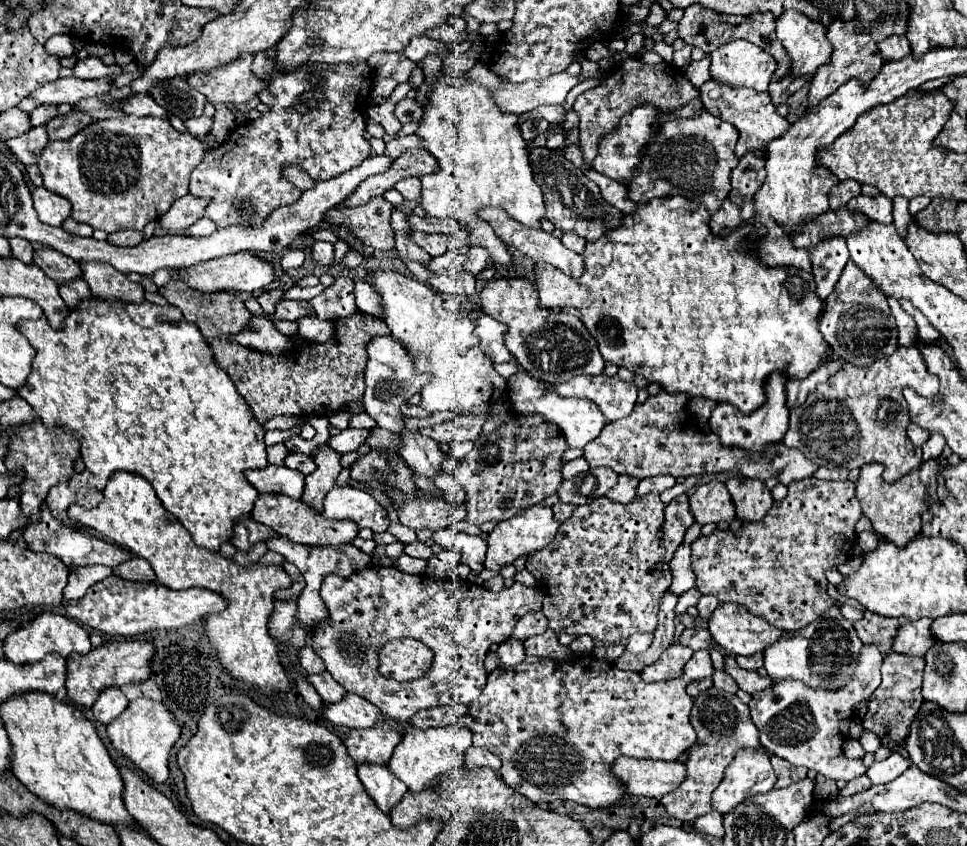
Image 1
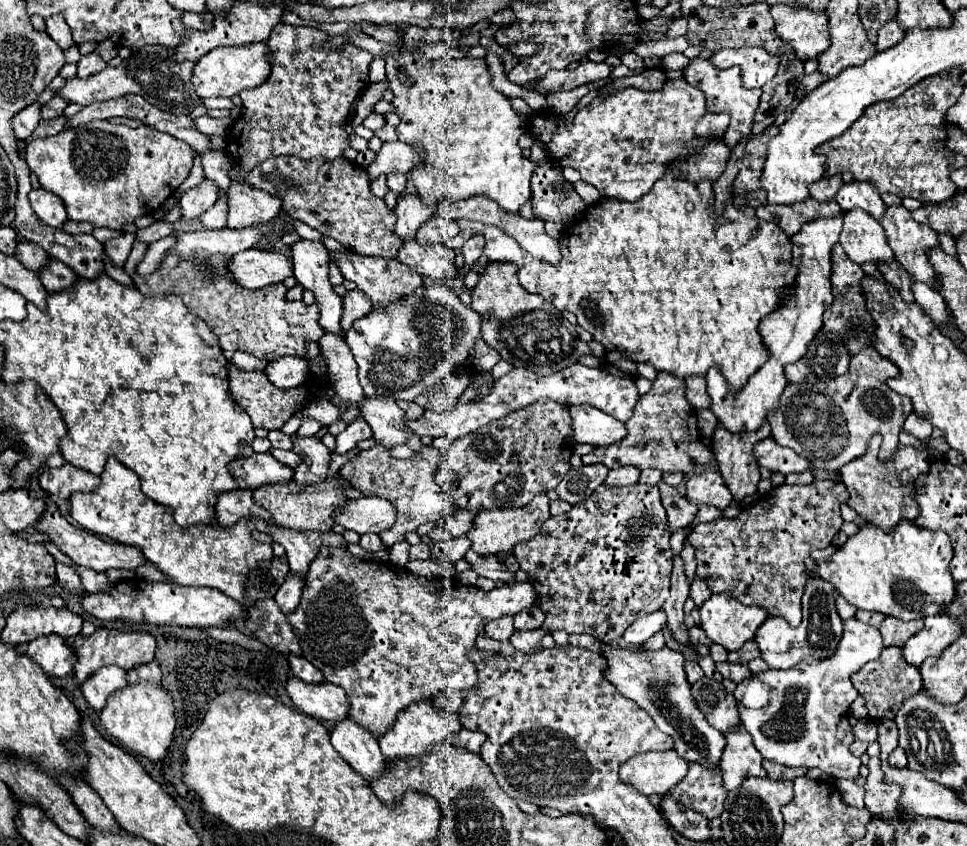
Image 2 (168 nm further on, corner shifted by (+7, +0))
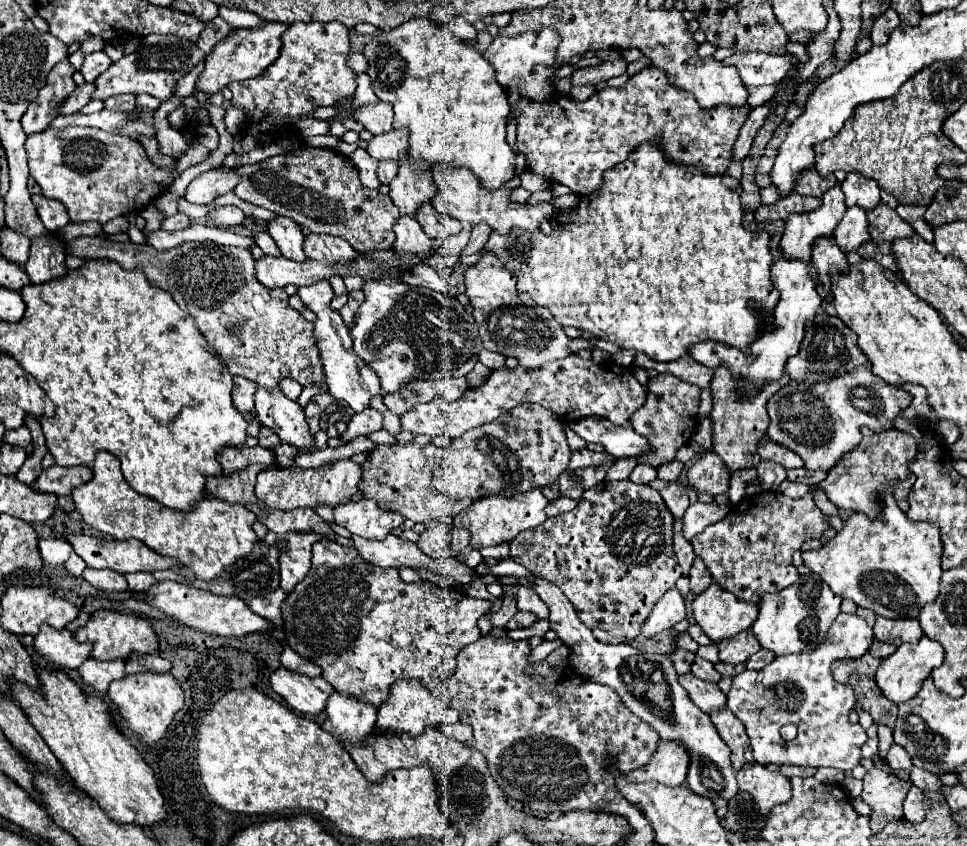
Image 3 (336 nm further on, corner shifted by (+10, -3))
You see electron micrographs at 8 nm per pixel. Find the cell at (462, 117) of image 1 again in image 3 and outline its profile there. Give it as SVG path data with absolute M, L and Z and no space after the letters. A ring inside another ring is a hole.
M410 19L406 23L402 23L400 27L396 29L386 29L382 33L378 33L366 47L364 47L364 55L368 57L368 75L372 79L372 85L374 85L374 93L380 101L386 101L392 105L394 109L394 129L408 129L410 131L410 149L408 153L412 155L414 163L416 163L416 171L424 171L424 169L434 169L436 165L440 163L448 163L452 167L466 167L470 169L478 181L480 181L480 187L484 187L486 191L496 191L496 189L502 189L508 181L514 179L514 151L512 147L508 145L506 141L506 125L508 125L508 115L510 115L510 103L508 103L508 95L504 93L502 85L496 81L494 77L494 69L492 65L476 51L476 49L470 49L466 47L460 39L456 39L446 27L442 25L436 25L436 23L430 23L428 19Z

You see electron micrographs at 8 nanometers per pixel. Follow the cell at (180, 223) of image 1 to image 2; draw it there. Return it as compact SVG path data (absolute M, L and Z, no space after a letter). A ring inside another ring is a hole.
M205 178L199 186L187 190L181 196L181 210L183 210L183 218L191 220L191 218L199 218L207 208L211 208L215 204L215 200L219 198L219 186Z

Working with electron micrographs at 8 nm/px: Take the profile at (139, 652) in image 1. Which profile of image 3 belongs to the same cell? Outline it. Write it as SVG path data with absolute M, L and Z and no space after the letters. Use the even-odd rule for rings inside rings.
M98 611L90 617L86 627L80 627L74 633L76 641L80 643L92 643L92 659L100 661L114 661L122 659L128 661L132 655L148 655L154 653L158 647L158 637L150 623L138 615L126 615L126 613L116 613L116 611Z

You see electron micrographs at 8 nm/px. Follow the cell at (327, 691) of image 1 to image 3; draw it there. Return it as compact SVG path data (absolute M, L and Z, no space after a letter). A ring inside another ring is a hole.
M290 647L284 649L282 653L282 665L288 669L288 671L294 671L294 673L302 673L302 675L308 675L308 677L320 677L322 671L318 665L314 665L312 661L296 655Z

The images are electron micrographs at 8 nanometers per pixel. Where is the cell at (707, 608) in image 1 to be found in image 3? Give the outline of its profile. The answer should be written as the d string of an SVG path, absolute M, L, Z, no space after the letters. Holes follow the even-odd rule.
M698 557L694 559L694 565L692 565L692 569L690 569L688 579L690 579L690 589L694 591L694 595L700 595L700 593L706 591L706 589L710 587L710 583L712 583L712 577L710 577L706 565L704 565Z

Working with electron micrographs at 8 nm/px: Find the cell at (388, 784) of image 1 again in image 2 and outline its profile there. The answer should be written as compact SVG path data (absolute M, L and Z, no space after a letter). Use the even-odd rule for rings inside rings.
M351 716L341 718L331 732L331 744L367 782L385 772L385 758L379 750L377 736L353 722Z

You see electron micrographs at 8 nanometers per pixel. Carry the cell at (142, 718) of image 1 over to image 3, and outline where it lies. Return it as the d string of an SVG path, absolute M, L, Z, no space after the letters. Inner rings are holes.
M136 673L136 675L126 675L126 679L112 681L108 689L108 699L116 707L124 725L130 727L130 731L138 739L142 739L148 745L156 745L166 735L166 729L172 723L174 713L182 709L184 691L170 673L164 675Z

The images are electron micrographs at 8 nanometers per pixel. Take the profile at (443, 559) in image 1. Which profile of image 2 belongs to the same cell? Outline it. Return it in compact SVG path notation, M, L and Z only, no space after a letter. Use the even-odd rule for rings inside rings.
M465 536L455 538L455 540L447 540L447 542L437 542L433 544L433 552L431 558L433 560L449 560L449 562L457 562L465 556L465 552L471 548L471 540L467 540Z

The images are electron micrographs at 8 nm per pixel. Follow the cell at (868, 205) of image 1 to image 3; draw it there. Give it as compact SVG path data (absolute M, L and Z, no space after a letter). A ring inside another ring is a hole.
M848 173L840 187L846 197L846 207L856 205L856 207L862 207L864 211L872 211L880 203L880 189L876 181L860 173Z

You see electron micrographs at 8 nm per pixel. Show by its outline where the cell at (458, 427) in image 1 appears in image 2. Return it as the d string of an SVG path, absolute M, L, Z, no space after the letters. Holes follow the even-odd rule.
M571 364L559 372L553 372L549 376L537 376L535 372L529 372L525 368L513 368L511 372L507 372L505 376L501 376L499 380L495 380L493 390L481 398L481 400L473 400L467 404L455 404L451 406L451 410L445 412L437 412L437 410L425 410L421 418L417 420L407 420L407 428L415 434L415 436L447 436L451 440L457 440L461 436L467 436L471 432L475 432L477 428L507 416L513 410L519 410L523 406L533 404L539 398L549 398L555 400L559 404L565 406L577 406L577 404L589 404L595 406L603 412L607 412L609 416L627 422L633 414L635 404L639 402L639 392L635 388L635 380L631 374L625 374L617 368L617 376L613 376L613 372L605 366L599 368L589 368L583 364Z

